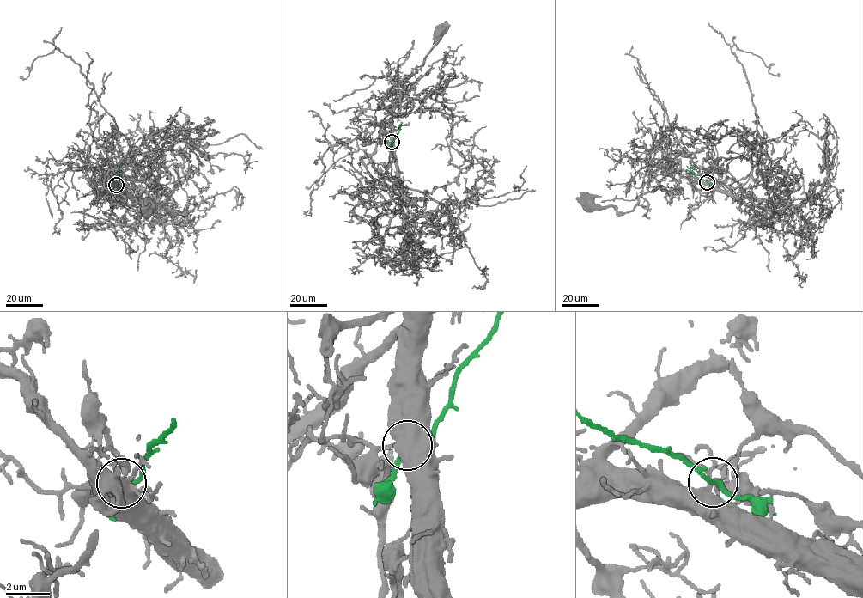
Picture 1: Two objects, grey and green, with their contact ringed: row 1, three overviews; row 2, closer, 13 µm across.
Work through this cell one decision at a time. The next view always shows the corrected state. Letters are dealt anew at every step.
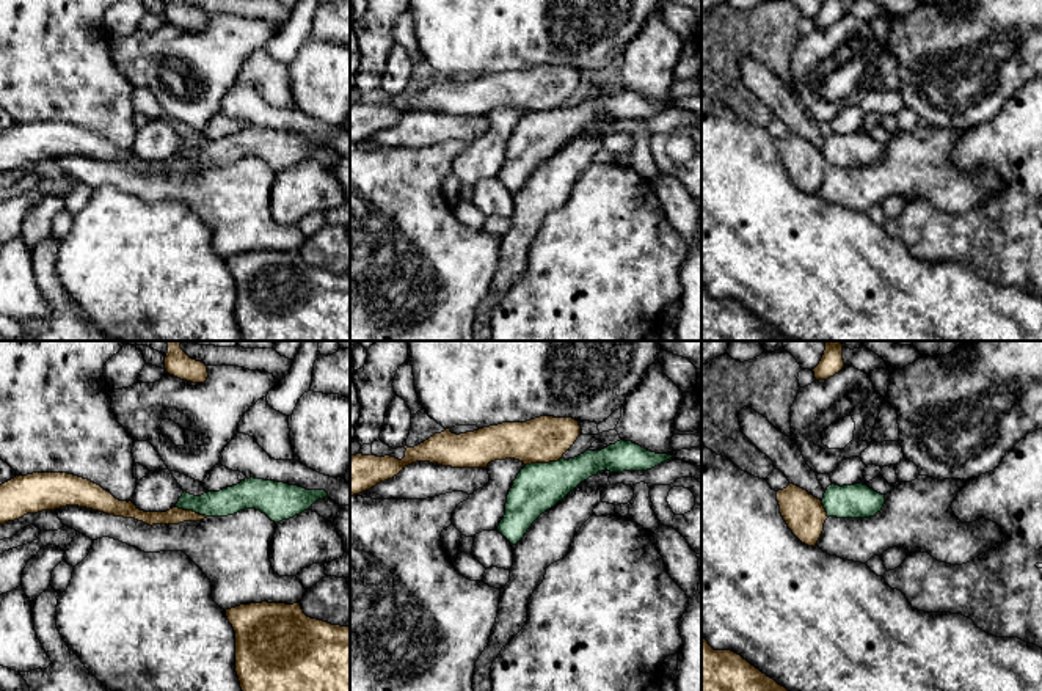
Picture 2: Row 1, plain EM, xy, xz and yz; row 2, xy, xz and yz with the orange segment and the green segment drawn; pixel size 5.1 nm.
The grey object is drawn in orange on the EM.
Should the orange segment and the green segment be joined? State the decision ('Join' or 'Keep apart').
Keep apart

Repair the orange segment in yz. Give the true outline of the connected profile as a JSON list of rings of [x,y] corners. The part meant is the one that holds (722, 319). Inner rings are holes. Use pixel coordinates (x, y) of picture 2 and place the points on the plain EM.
[[[701,284],[701,341],[791,341],[731,298],[714,298]]]

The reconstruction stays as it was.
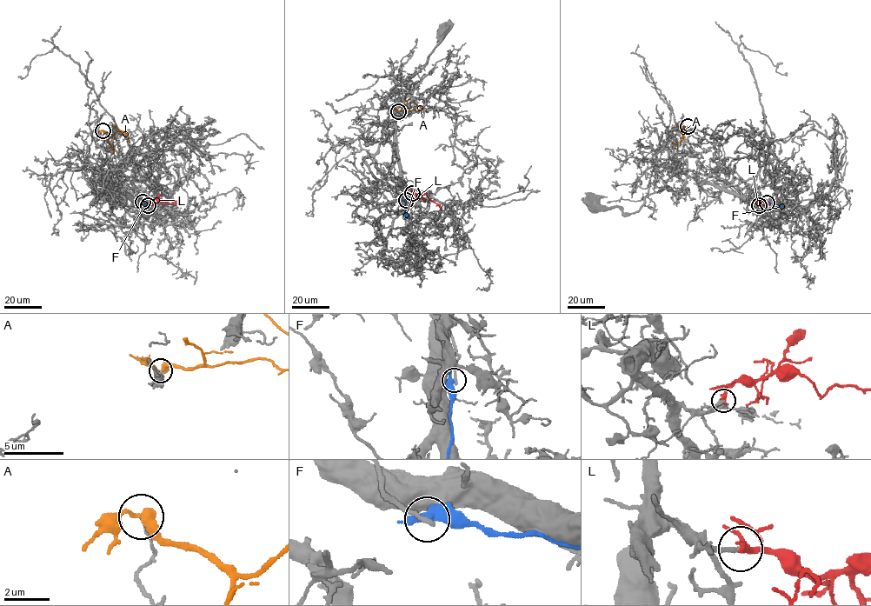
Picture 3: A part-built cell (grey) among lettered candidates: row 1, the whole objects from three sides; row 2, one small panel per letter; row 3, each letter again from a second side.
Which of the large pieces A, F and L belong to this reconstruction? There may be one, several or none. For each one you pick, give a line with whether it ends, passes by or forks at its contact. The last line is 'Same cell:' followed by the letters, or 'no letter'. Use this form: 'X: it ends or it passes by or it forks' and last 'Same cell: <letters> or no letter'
L: it passes by
Same cell: L

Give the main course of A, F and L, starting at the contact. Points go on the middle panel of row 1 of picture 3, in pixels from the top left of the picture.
A: (398, 111), (420, 111), (420, 108), (412, 101)
F: (406, 200), (405, 215), (408, 219)
L: (412, 192), (426, 194), (442, 209)

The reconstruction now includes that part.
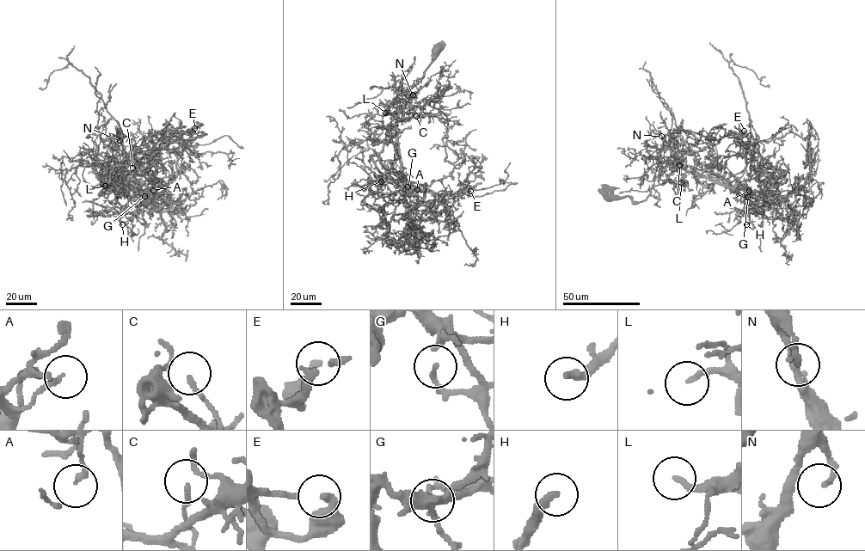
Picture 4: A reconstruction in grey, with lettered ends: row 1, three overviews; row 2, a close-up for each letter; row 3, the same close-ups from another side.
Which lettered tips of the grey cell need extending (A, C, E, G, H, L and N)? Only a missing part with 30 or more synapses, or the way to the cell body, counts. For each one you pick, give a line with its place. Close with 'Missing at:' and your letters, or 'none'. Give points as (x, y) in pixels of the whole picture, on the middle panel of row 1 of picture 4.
H: place (381, 181)
L: place (385, 113)
Missing at: H, L

